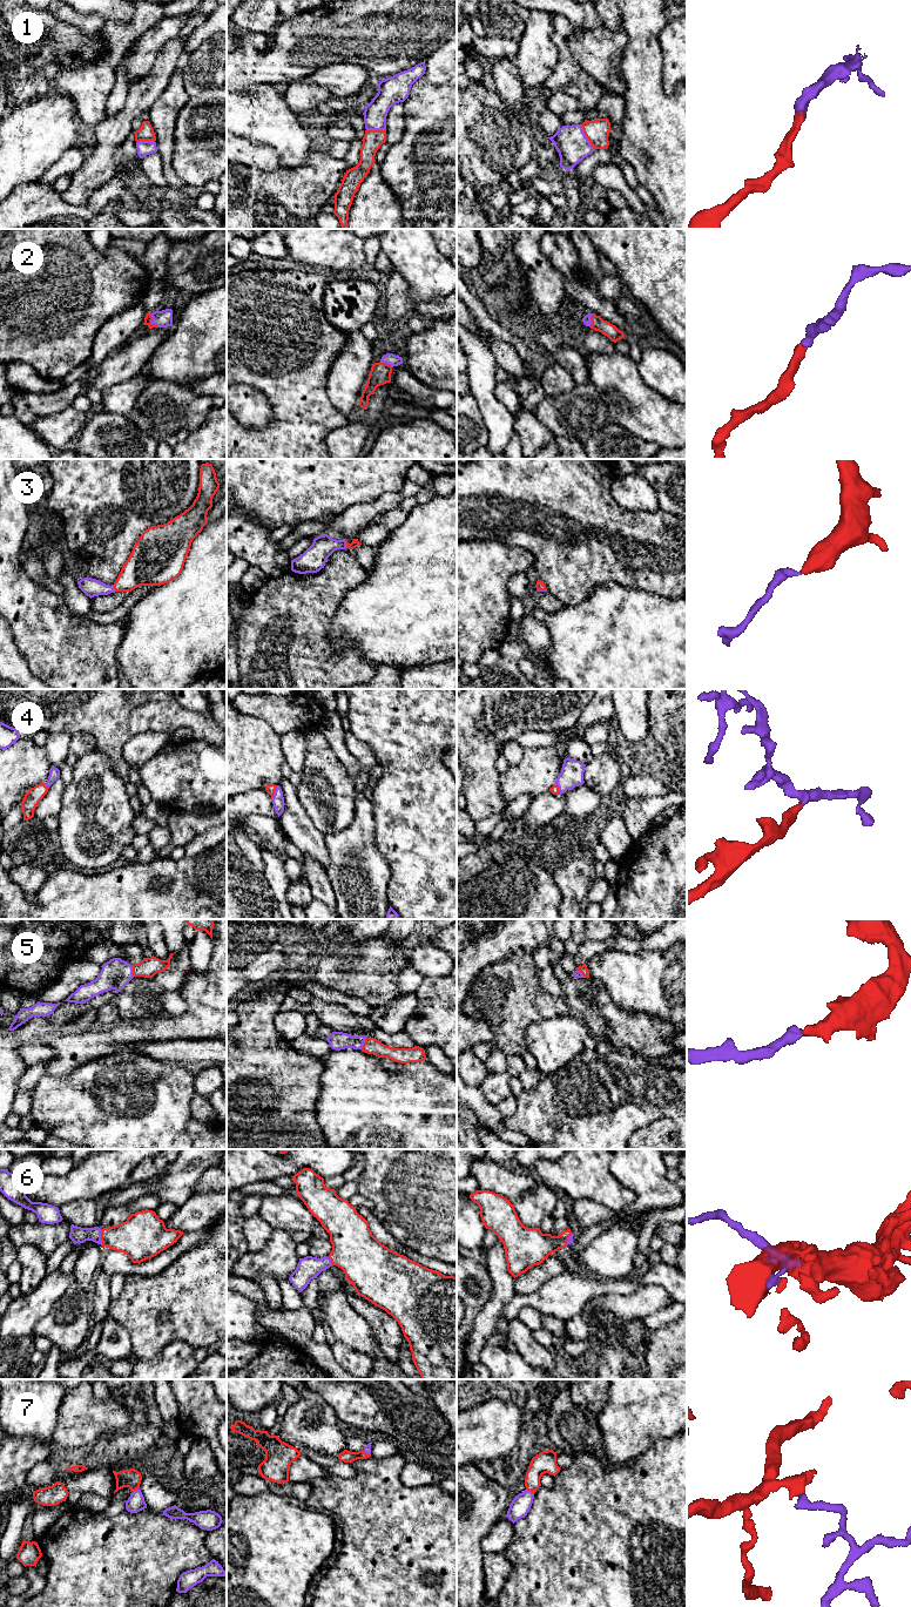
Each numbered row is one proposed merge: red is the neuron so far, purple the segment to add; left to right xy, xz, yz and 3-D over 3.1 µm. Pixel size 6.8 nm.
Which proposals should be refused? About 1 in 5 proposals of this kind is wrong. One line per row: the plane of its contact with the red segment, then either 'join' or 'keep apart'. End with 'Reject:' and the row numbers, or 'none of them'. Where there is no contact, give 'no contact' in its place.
1: yz | join
2: xy | join
3: xy | join
4: xz | join
5: xy | join
6: xy | join
7: xy | join
Reject: none of them

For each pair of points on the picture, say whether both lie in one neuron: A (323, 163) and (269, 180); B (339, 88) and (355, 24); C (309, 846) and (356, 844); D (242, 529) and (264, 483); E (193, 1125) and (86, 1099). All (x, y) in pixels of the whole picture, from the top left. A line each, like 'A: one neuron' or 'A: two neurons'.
A: one neuron
B: two neurons
C: two neurons
D: two neurons
E: two neurons

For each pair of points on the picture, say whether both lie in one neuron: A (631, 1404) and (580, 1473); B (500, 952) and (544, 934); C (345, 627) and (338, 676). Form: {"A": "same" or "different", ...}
{"A": "different", "B": "same", "C": "different"}

